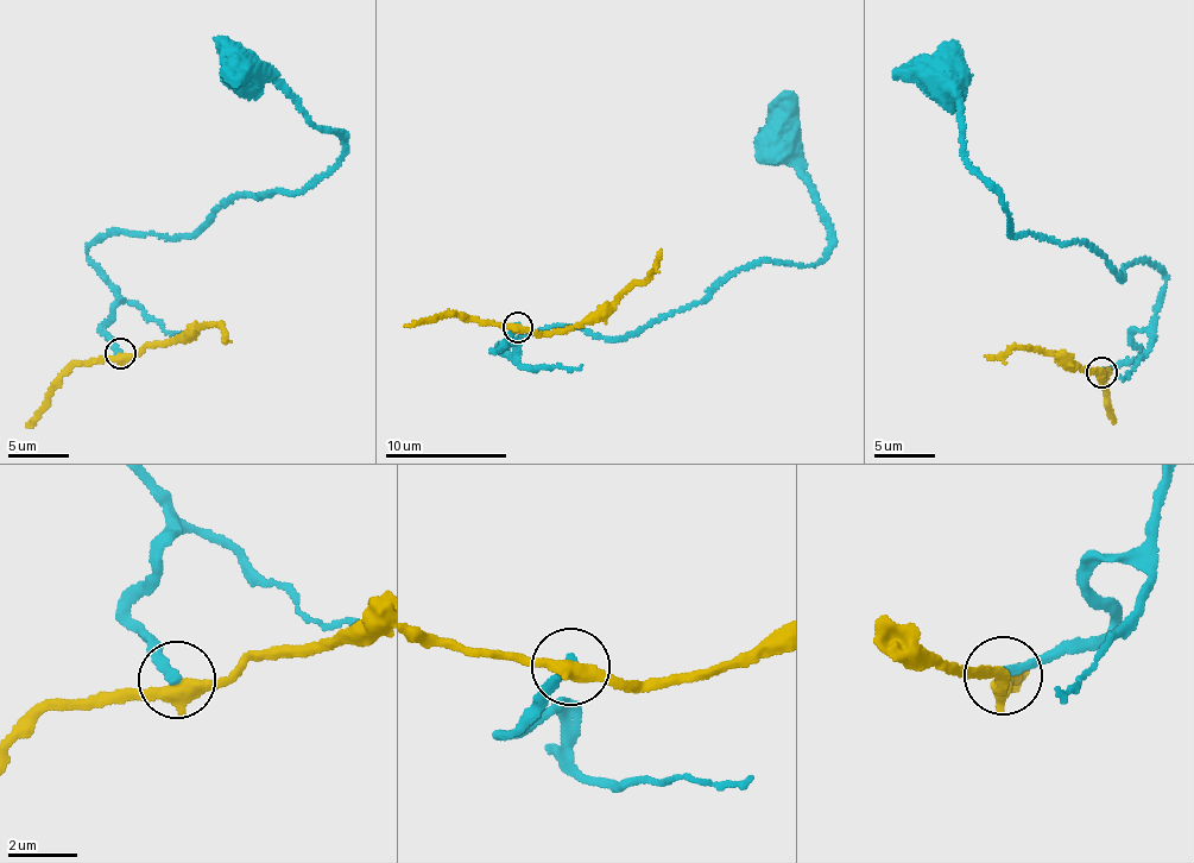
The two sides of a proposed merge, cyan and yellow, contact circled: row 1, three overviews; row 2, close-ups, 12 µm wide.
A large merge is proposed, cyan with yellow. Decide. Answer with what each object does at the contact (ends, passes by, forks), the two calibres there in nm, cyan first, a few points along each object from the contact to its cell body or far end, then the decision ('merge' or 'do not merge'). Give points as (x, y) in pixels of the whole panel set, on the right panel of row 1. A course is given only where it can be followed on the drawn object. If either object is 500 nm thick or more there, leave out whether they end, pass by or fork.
cyan ends there; yellow passes by; 300 nm thick on the cyan side, 420 nm on the other; cyan runs (1100, 372), (1141, 353), (1164, 273), (1134, 260), (1119, 279), (1086, 245), (1010, 235), (947, 80); yellow runs (1100, 372), (1076, 369), (1025, 347), (1004, 356), (985, 356); do not merge

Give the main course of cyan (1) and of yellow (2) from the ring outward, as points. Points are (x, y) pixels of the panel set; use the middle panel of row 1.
1: (518, 327), (497, 352), (551, 326), (636, 334), (741, 270), (820, 260), (829, 239), (815, 191), (776, 143)
2: (518, 327), (553, 333), (592, 323), (642, 281), (655, 266), (661, 250)

